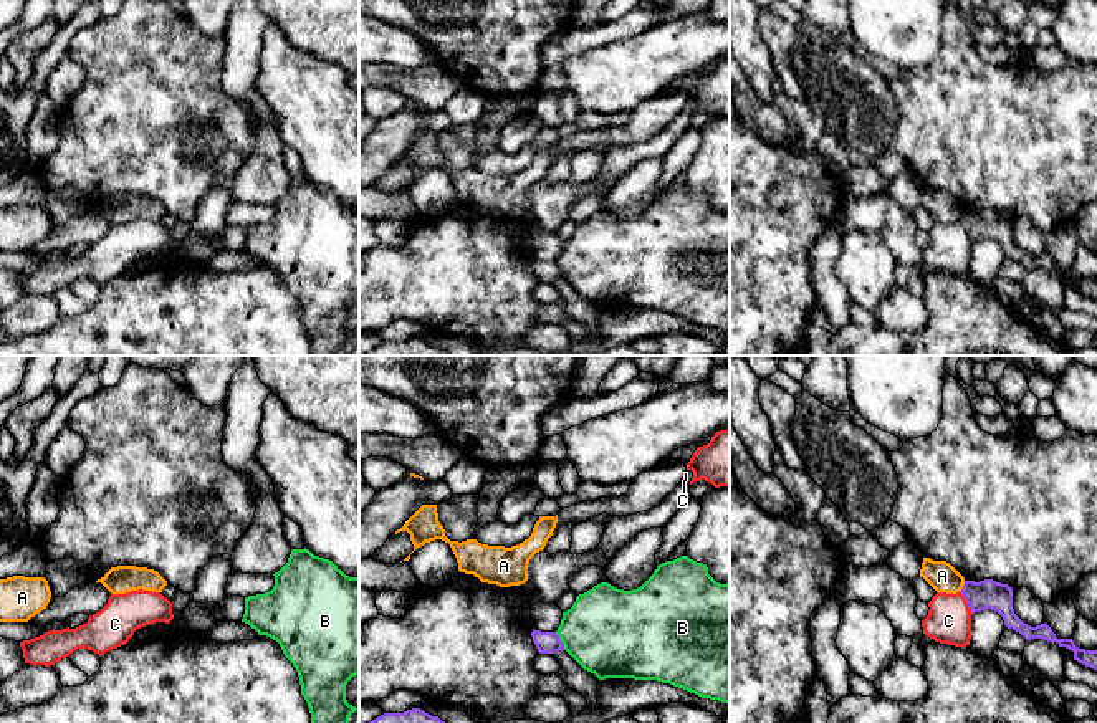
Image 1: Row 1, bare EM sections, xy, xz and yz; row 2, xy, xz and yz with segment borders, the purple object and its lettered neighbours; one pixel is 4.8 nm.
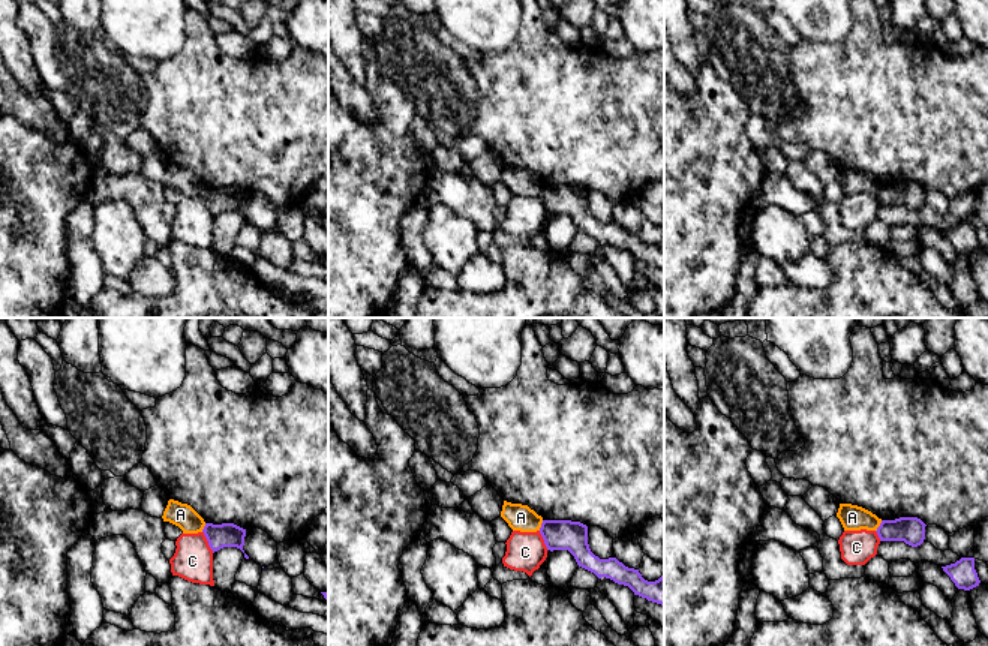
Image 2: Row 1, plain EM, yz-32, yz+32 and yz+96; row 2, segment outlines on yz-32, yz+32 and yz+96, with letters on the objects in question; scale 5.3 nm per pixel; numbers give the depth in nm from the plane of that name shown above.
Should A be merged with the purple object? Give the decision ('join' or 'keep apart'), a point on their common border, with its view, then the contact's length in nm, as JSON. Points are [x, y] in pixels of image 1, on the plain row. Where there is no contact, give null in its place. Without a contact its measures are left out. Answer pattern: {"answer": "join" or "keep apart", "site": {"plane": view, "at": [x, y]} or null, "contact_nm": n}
{"answer": "keep apart", "site": {"plane": "yz", "at": [963, 215]}, "contact_nm": 70}

